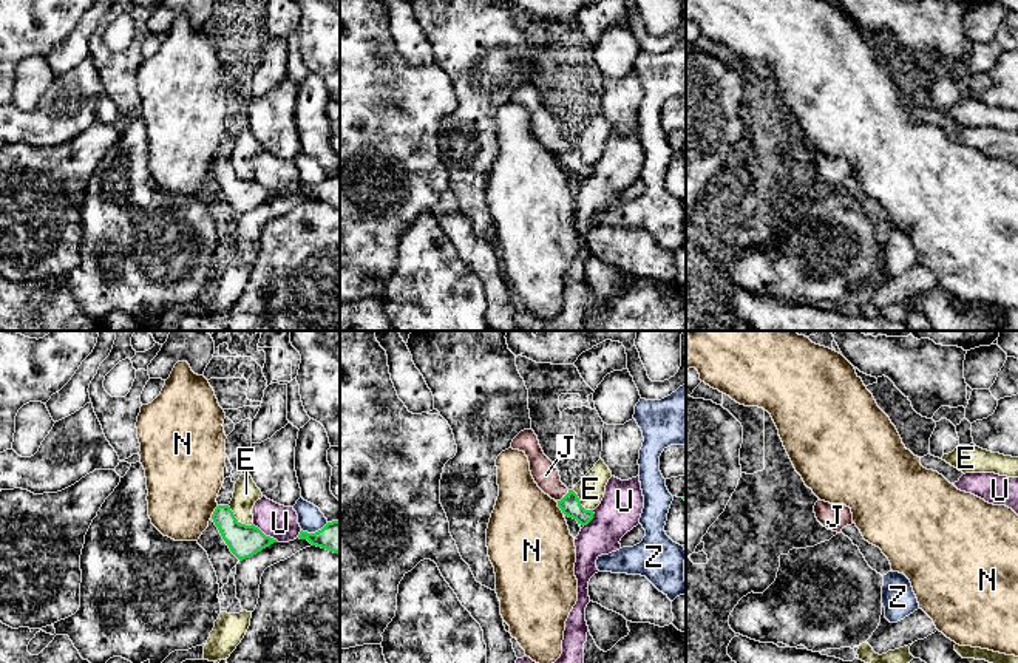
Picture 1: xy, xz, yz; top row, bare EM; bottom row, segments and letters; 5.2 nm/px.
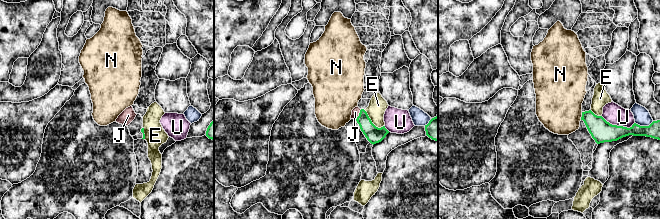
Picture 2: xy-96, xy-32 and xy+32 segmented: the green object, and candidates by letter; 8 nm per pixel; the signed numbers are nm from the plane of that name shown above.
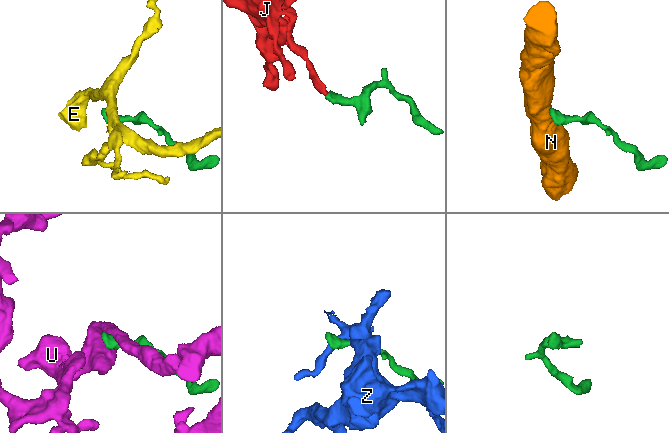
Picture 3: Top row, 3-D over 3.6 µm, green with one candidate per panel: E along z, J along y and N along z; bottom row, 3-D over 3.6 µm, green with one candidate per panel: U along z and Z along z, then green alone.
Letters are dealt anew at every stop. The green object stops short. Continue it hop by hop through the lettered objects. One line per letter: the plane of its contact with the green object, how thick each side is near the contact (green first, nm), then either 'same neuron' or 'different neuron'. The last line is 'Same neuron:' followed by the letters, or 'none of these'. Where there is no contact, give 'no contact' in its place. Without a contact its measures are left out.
E: xy | 170/130 nm | different neuron
J: xz | 110/140 nm | same neuron
N: xy | 170/400 nm | different neuron
U: xy | 170/180 nm | different neuron
Z: xy | 170/140 nm | different neuron
Same neuron: J

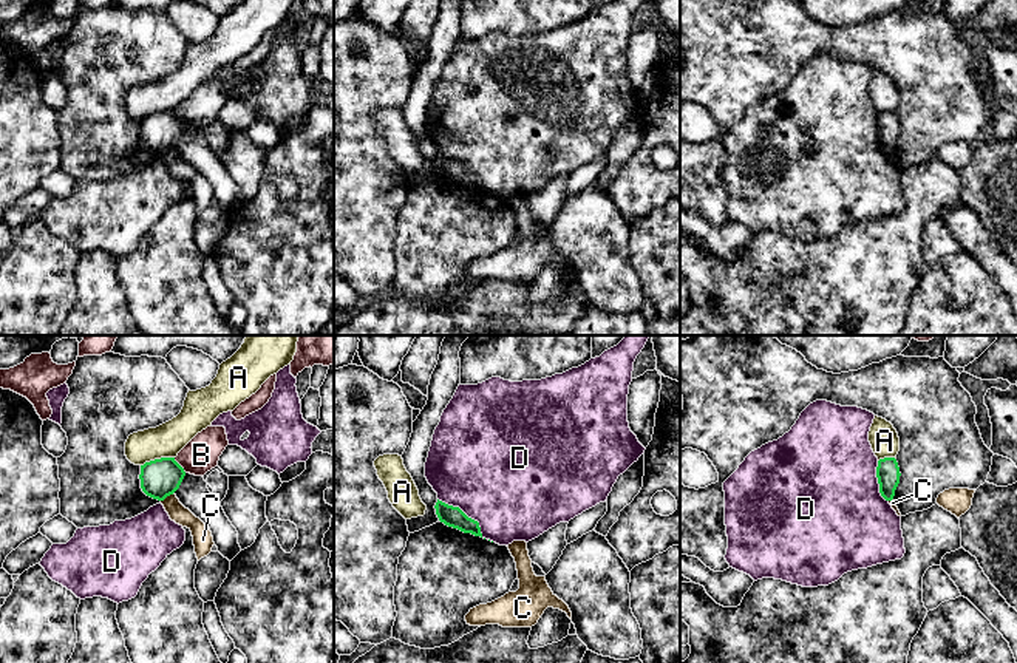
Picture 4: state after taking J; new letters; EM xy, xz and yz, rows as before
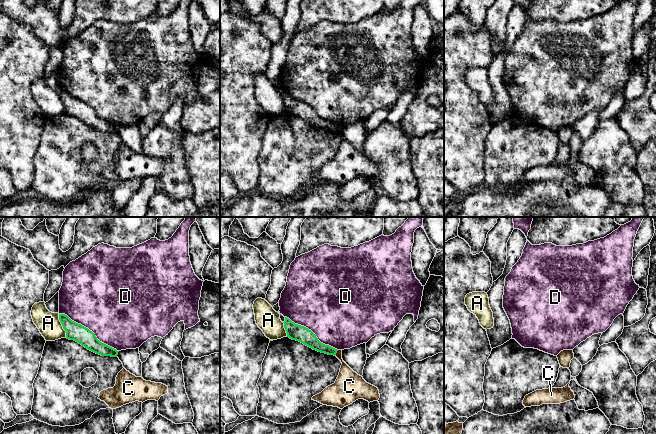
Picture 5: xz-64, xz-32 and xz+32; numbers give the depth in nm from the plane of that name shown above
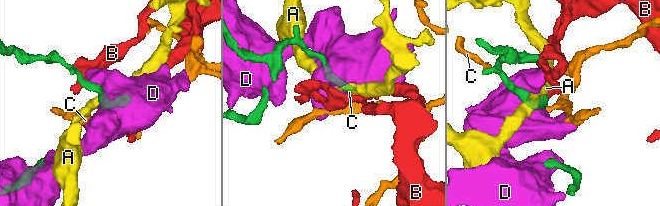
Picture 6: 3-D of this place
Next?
A: xy | 200/180 nm | different neuron
B: xy | 200/180 nm | different neuron
C: xy | 200/90 nm | different neuron
D: xz | 110/500 nm | different neuron
Same neuron: none of these

